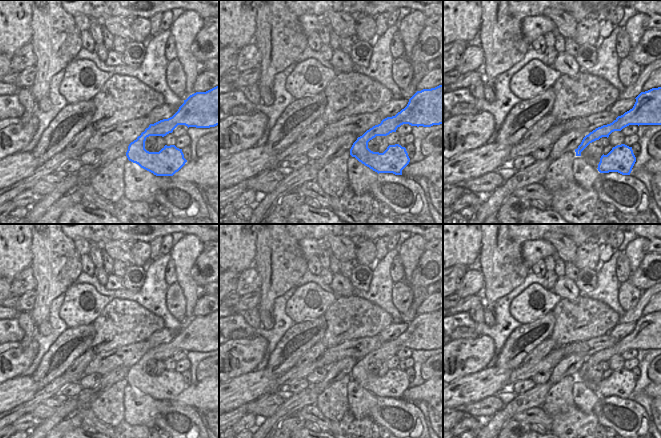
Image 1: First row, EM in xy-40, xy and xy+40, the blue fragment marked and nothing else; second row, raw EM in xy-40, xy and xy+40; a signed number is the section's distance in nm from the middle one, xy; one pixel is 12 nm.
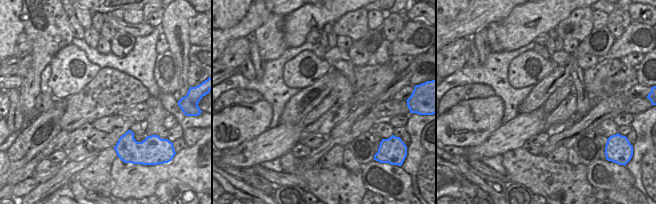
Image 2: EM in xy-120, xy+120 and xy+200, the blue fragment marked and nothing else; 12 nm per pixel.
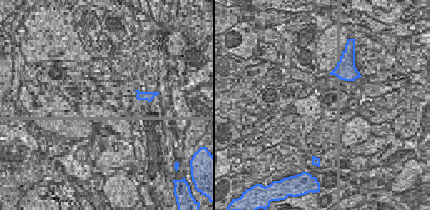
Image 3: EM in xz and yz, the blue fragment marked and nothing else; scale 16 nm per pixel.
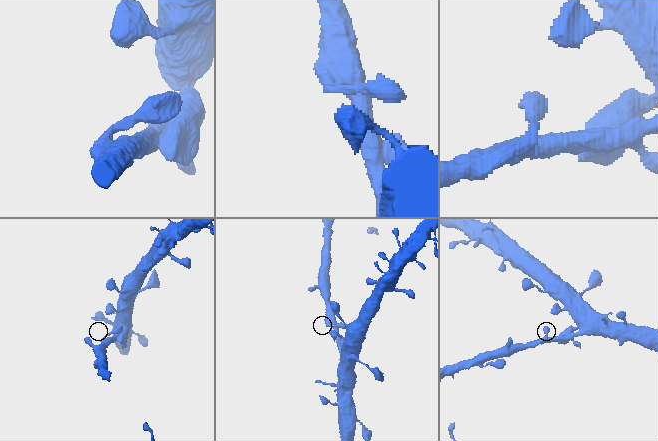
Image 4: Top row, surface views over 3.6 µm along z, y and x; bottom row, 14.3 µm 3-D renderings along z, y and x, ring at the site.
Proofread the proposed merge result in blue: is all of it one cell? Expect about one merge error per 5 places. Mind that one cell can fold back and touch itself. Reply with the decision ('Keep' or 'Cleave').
Keep.

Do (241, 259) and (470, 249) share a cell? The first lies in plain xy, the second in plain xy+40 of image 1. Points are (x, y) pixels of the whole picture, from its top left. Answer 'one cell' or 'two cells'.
one cell

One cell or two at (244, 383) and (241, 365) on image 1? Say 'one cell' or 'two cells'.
two cells

